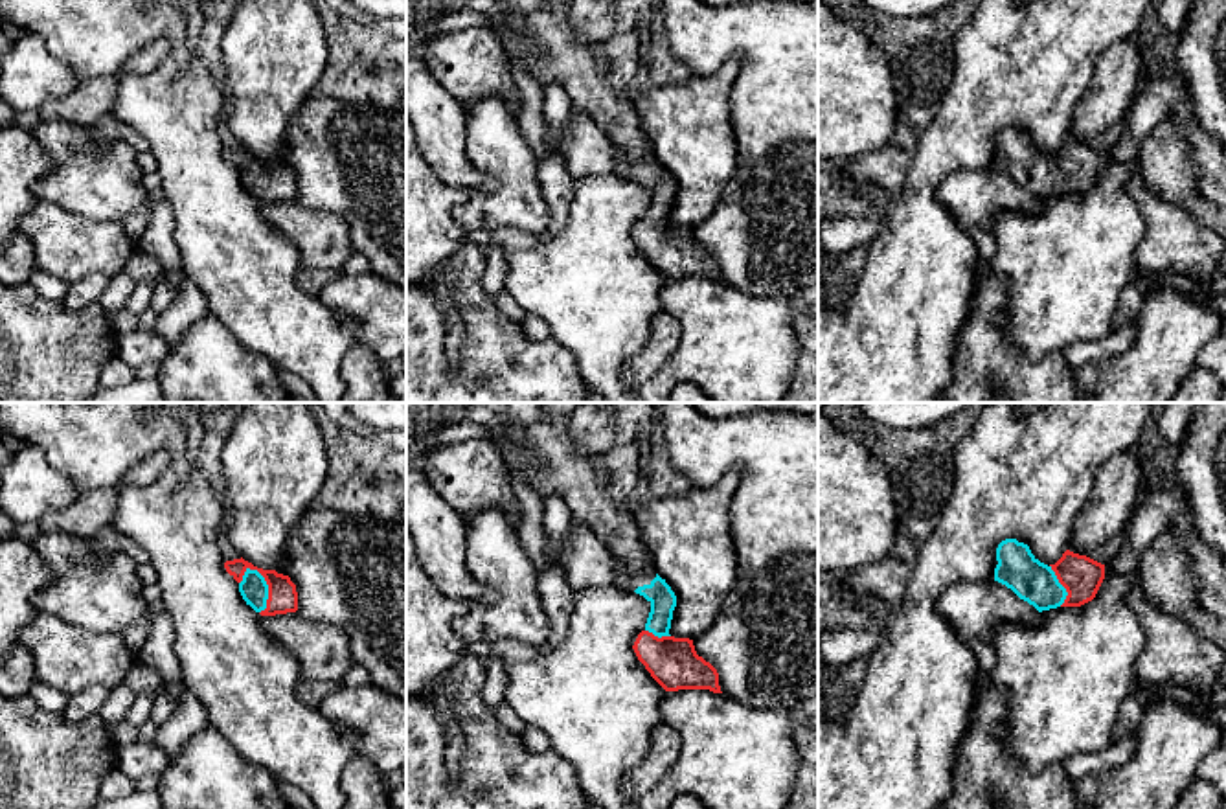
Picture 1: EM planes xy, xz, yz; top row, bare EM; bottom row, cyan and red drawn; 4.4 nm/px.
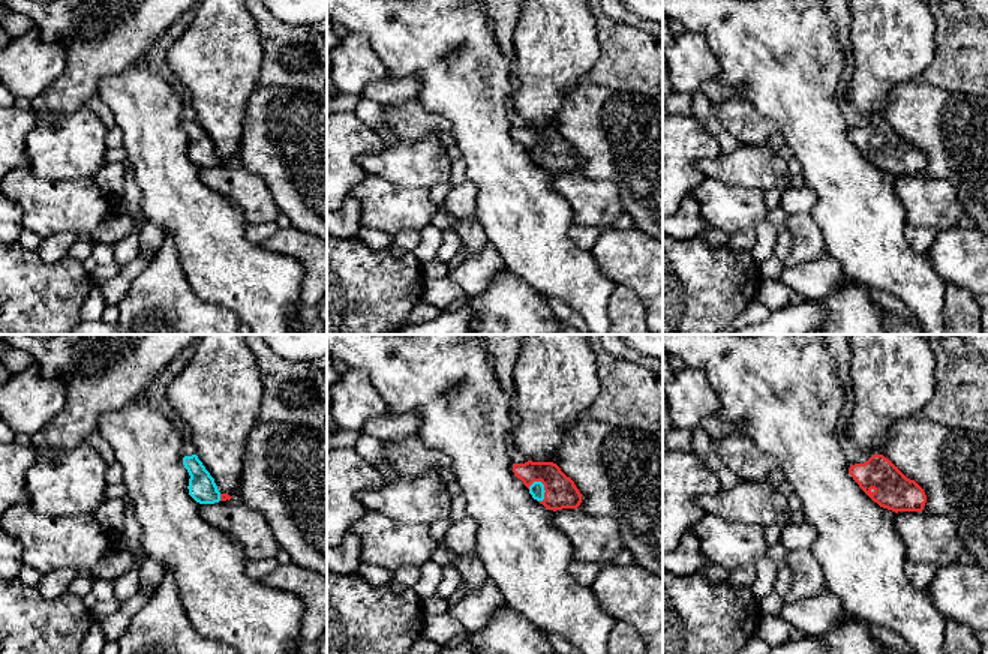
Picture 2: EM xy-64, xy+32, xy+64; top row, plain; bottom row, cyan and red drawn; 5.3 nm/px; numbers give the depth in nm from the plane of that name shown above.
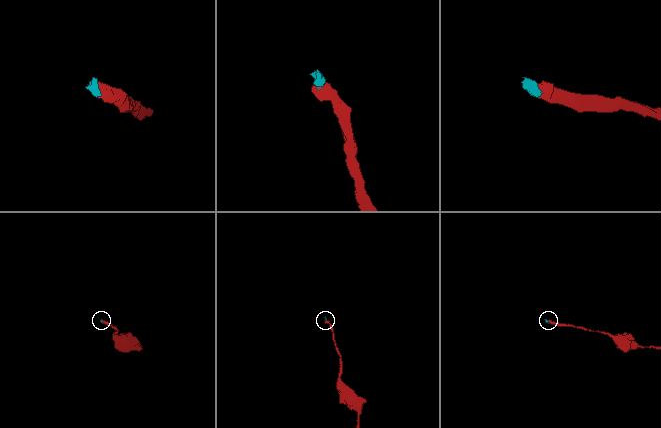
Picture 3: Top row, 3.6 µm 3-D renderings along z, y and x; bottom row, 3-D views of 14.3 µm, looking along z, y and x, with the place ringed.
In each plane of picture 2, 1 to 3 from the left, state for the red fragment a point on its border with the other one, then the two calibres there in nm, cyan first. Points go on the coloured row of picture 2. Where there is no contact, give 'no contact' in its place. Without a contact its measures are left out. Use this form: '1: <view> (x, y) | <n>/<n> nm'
1: xy-64 (219, 497) | 150/50 nm
2: xy+32 (543, 489) | 80/170 nm
3: xy+64 (871, 491) | 20/200 nm

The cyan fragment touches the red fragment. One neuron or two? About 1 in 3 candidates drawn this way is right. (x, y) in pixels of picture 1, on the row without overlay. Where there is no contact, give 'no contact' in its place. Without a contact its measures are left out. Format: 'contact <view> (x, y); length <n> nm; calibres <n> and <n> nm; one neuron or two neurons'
contact xy (267, 175); length 220 nm; calibres 120 and 130 nm; one neuron

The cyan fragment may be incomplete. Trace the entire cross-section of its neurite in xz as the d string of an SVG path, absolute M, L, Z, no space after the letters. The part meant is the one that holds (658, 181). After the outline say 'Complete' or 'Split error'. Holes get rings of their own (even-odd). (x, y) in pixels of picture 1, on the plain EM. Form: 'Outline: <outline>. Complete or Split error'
Outline: M619 147L614 173L643 184L651 191L645 217L632 237L651 265L665 278L709 278L722 281L717 257L697 243L693 228L669 222L676 184L654 156L632 160Z. Split error

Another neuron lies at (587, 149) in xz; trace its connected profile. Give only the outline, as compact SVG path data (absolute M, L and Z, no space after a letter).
M570 112L559 149L572 178L614 173L619 145L592 120Z

